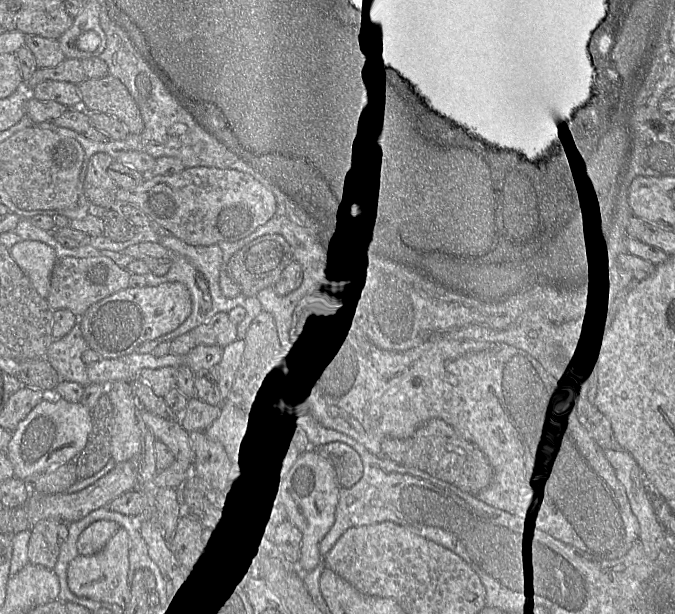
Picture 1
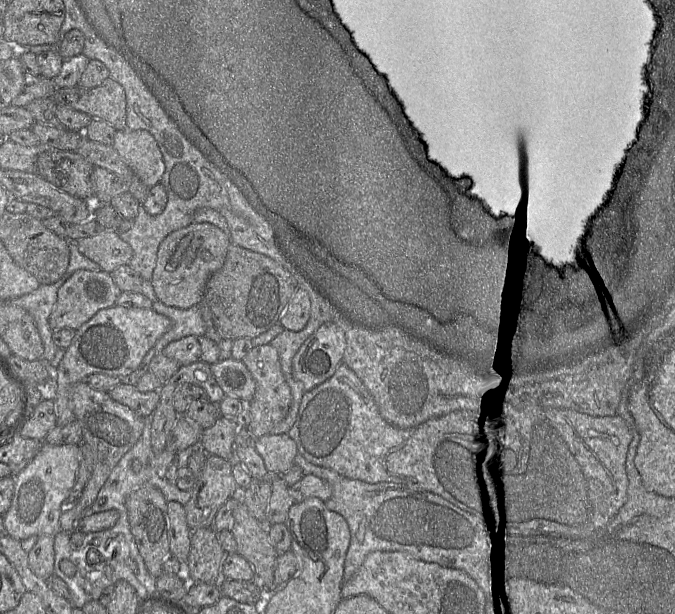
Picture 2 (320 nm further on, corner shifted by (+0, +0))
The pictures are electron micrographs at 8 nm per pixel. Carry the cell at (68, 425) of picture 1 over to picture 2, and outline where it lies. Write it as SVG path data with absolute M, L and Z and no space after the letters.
M42 443L34 459L15 477L11 506L3 516L8 534L18 541L30 536L53 535L60 531L60 516L76 480L80 464L79 445Z

